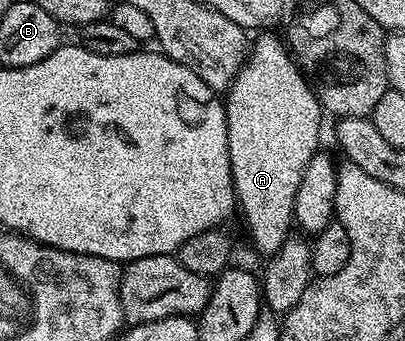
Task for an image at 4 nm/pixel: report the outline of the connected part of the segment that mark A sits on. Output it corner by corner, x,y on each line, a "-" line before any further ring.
270,33
259,34
262,36
255,43
253,40
245,63
238,70
237,77
230,82
230,90
225,92
224,95
226,132
228,133
228,157
230,158
230,172
232,173
232,181
234,182
234,197
240,211
242,207
242,219
246,222
246,231
250,234
250,243
262,254
262,257
269,257
277,253
280,245
284,245
284,241
292,233
296,189
300,189
300,177
304,173
308,161
312,161
312,157
319,150
318,138
322,135
322,119
324,120
323,109
318,103
318,97
315,95
313,87
310,86
310,80
303,75
302,69
298,66
298,62
294,60
289,46
279,36
278,40
276,36
266,34

